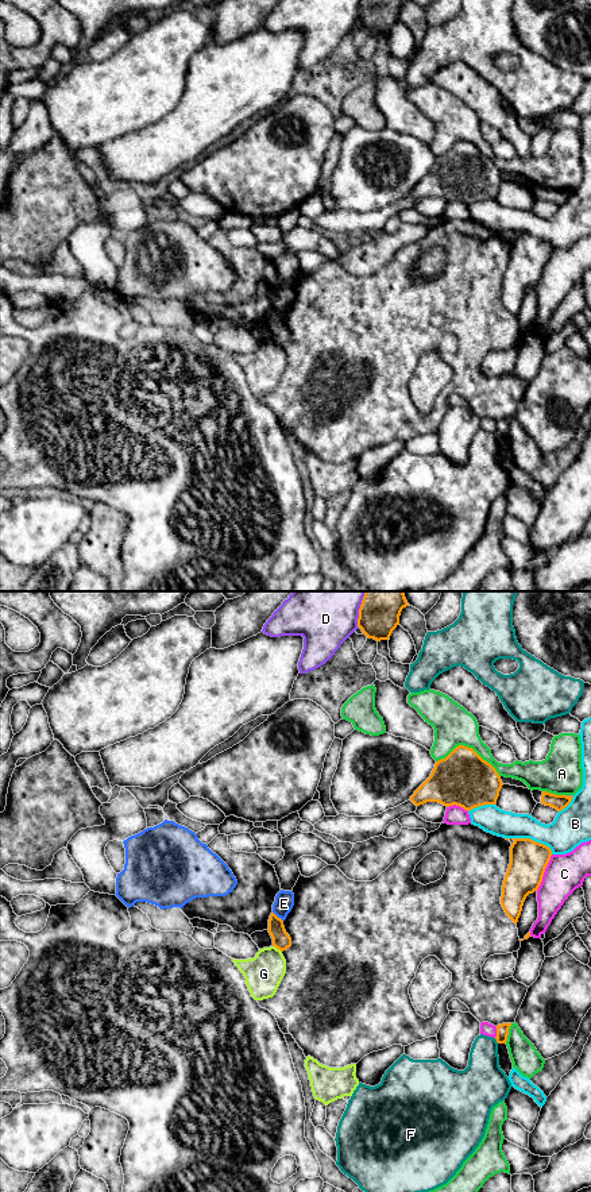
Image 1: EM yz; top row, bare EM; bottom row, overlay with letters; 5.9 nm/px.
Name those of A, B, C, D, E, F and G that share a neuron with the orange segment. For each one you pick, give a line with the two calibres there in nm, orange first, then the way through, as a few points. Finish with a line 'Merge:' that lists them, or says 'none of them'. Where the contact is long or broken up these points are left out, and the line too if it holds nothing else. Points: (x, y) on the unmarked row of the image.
Merge: none of them

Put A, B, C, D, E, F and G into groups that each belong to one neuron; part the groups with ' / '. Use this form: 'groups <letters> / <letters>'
groups A / B / C / D / E / F / G

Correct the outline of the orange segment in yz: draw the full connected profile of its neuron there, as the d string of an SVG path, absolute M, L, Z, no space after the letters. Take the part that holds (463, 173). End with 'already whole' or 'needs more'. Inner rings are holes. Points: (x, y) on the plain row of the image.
M459 140L445 154L436 157L430 171L414 186L410 196L416 200L439 197L447 202L460 201L470 207L484 200L495 200L503 178L497 165L472 143Z; already whole

